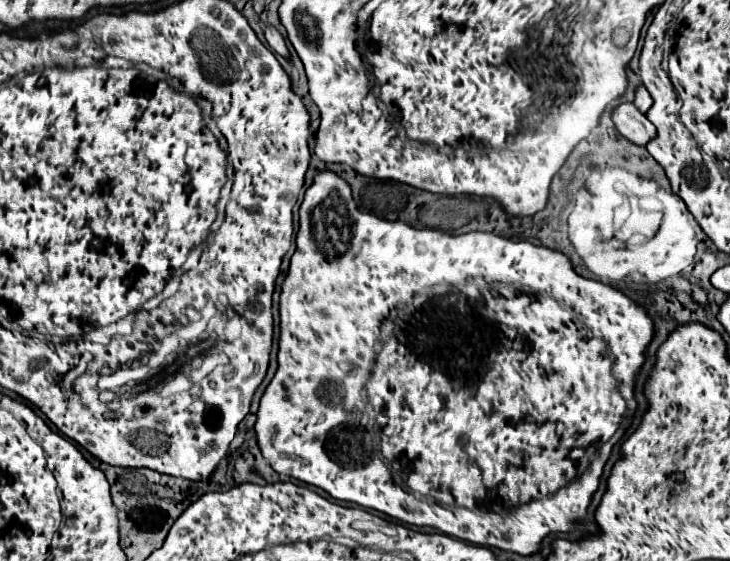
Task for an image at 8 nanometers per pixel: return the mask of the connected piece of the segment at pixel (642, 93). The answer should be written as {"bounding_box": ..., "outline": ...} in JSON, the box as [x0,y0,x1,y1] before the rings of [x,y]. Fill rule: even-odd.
{"bounding_box":[633,85,653,113],"outline":[[[641,85],[641,87],[637,87],[633,105],[635,105],[635,107],[641,111],[641,113],[647,113],[647,111],[649,111],[649,107],[653,105],[653,99],[651,99],[651,95],[647,93],[647,89],[645,89],[643,85]]]}

